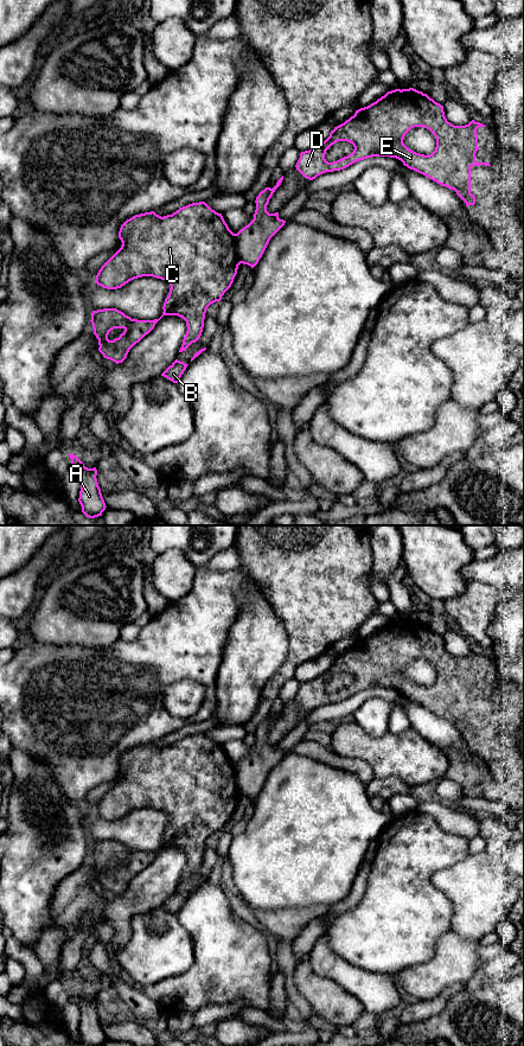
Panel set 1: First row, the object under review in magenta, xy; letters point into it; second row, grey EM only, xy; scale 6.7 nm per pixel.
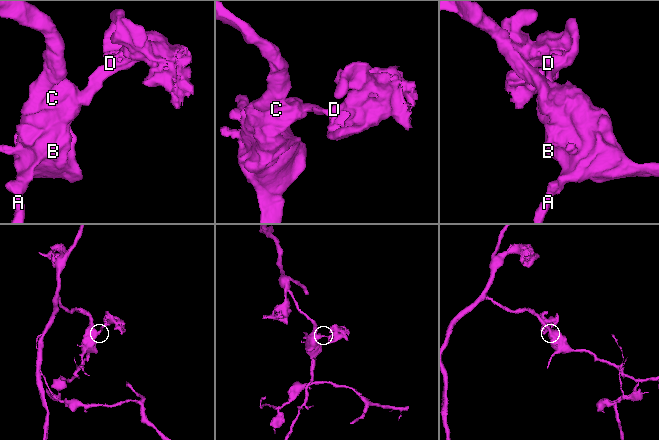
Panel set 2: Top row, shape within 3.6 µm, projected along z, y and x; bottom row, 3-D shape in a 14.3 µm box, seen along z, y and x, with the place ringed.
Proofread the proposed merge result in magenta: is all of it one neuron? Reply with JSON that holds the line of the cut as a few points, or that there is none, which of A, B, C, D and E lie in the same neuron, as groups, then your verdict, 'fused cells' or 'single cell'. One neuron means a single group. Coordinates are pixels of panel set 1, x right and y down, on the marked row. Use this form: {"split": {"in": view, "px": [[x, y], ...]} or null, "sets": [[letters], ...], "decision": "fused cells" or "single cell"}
{"split": {"in": "xy", "px": [[234, 234], [237, 261], [240, 263]]}, "sets": [["A", "B", "C"], ["D", "E"]], "decision": "fused cells"}

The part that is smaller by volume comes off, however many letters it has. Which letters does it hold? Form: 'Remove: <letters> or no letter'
Remove: D, E

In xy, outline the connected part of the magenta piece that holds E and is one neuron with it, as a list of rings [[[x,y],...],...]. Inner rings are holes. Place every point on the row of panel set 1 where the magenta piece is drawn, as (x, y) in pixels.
[[[414,88],[395,89],[356,110],[353,116],[334,127],[321,145],[301,152],[295,167],[305,178],[313,180],[368,158],[396,158],[408,168],[454,190],[466,206],[474,205],[471,167],[491,166],[475,161],[479,127],[486,126],[474,120],[465,126],[454,126],[447,121],[443,106],[427,94]],[[414,127],[424,127],[434,134],[436,147],[432,154],[416,153],[403,143],[405,134]],[[338,141],[347,141],[354,149],[347,157],[328,162],[326,151]]]

